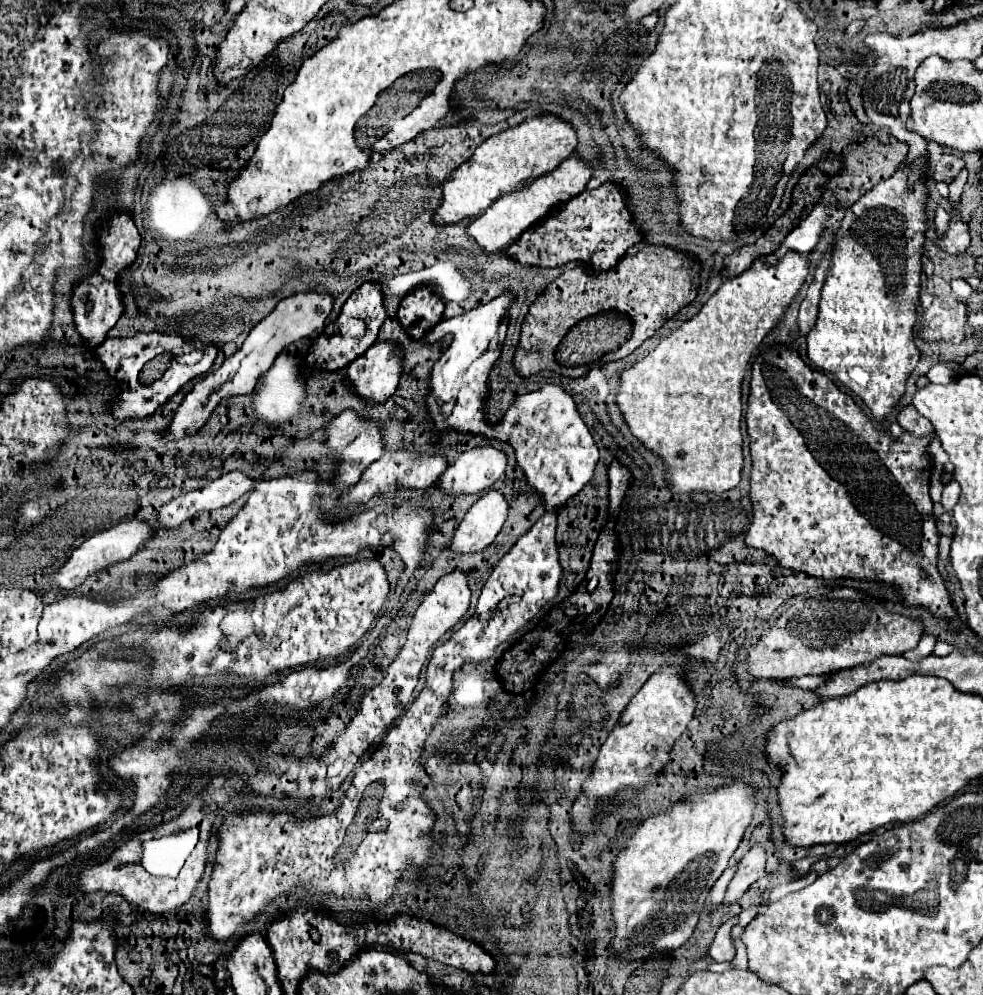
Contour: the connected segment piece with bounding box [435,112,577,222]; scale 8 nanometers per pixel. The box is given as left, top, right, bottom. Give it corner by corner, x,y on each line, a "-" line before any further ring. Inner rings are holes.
545,112
533,118
523,120
521,124
499,132
497,136
487,138
481,146
475,148
473,156
463,162
447,182
443,182
443,202
435,214
435,222
459,222
463,218
475,218
479,216
483,210
487,210
491,206
491,202
495,202
499,196
521,190
523,186
527,186
529,182
533,182
535,178
543,176
545,172
553,170
559,162
563,162
565,158
571,156
571,152
577,146
577,132
573,130
573,126
569,122
565,122
561,116

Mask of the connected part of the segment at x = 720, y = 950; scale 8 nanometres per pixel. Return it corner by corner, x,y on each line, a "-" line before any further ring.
737,916
729,918
719,930
709,948
709,954
715,962
731,962
735,958
735,948
731,944
731,928
737,924

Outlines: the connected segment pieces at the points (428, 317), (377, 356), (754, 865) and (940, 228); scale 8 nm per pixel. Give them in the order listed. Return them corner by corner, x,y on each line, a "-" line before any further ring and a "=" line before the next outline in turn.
419,284
401,300
399,320
413,338
419,338
441,322
443,308
441,296
429,284
=
375,342
347,366
347,380
369,402
385,402
403,374
403,356
397,342
=
761,844
751,846
751,850
739,862
739,868
727,888
723,902
725,904
735,902
753,882
757,882
765,874
765,862
767,862
767,850
=
939,206
939,208
937,208
937,212
935,212
935,232
937,232
937,236
939,236
939,238
947,232
949,220
951,220
949,212
945,212
945,210

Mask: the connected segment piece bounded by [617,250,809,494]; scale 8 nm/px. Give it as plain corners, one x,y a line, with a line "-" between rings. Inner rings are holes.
791,250
791,254
785,254
775,266
767,266
763,262
763,258
757,258
753,262
753,266
749,270
745,270
743,274
739,274
739,278
729,278
705,304
703,308
687,322
683,322
681,328
677,328
675,332
671,332
665,340
659,342
659,346
647,354
641,362
633,364
629,370
625,370
621,374
621,388
619,388
619,394
617,394
617,404
623,412
623,418
625,422
629,424
631,432
647,446
651,448
653,452
657,452
665,464
669,466
669,486
671,490
675,492
693,492
693,490
701,490
701,492
725,492
725,490
731,490
739,484
741,480
741,470
743,470
743,434
741,434
741,382
743,382
743,376
747,372
747,366
749,366
749,356
753,356
759,346
763,344
765,336
779,324
781,316
785,314
785,310
789,308
789,304
793,302
793,298
797,296
797,292
801,290
805,278
809,274
809,256
803,256
803,254
795,254
795,250

